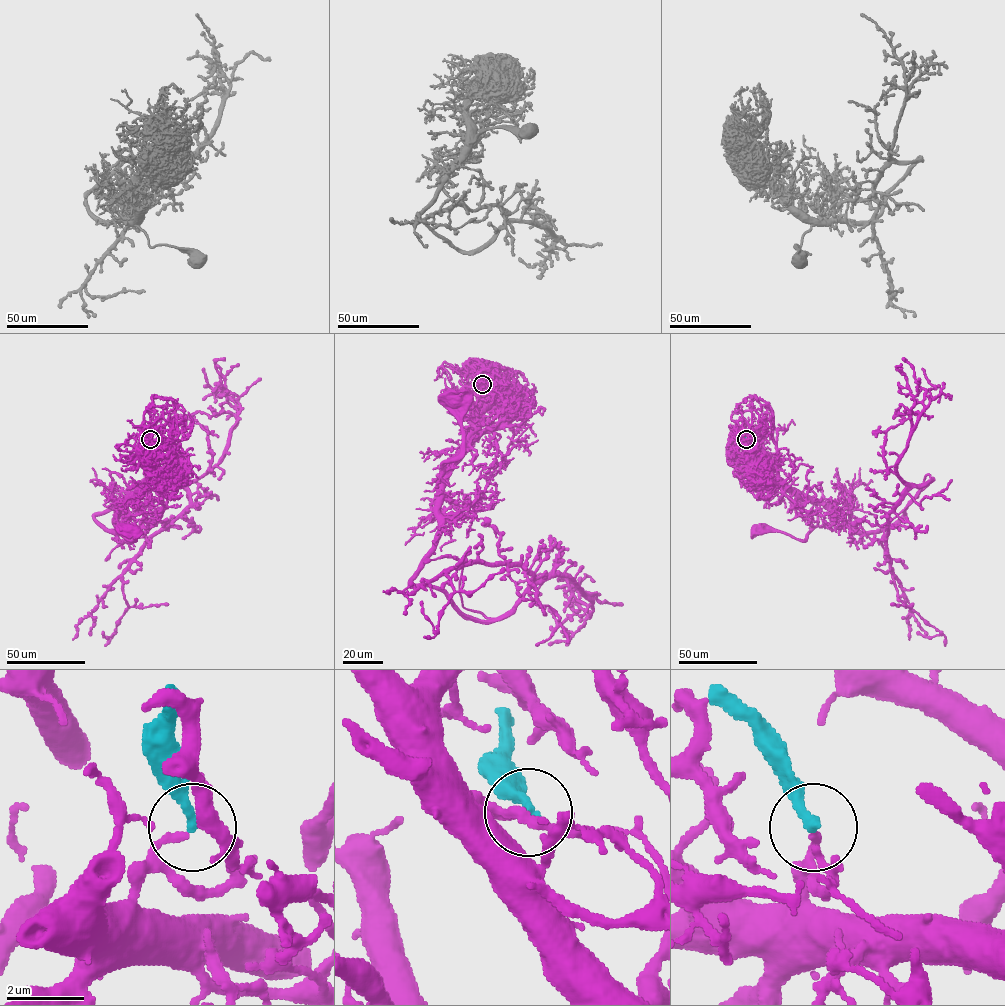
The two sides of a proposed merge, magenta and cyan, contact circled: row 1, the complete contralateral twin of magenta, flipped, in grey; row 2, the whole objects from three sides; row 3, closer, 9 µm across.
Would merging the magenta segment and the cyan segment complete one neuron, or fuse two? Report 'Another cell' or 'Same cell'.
Another cell

